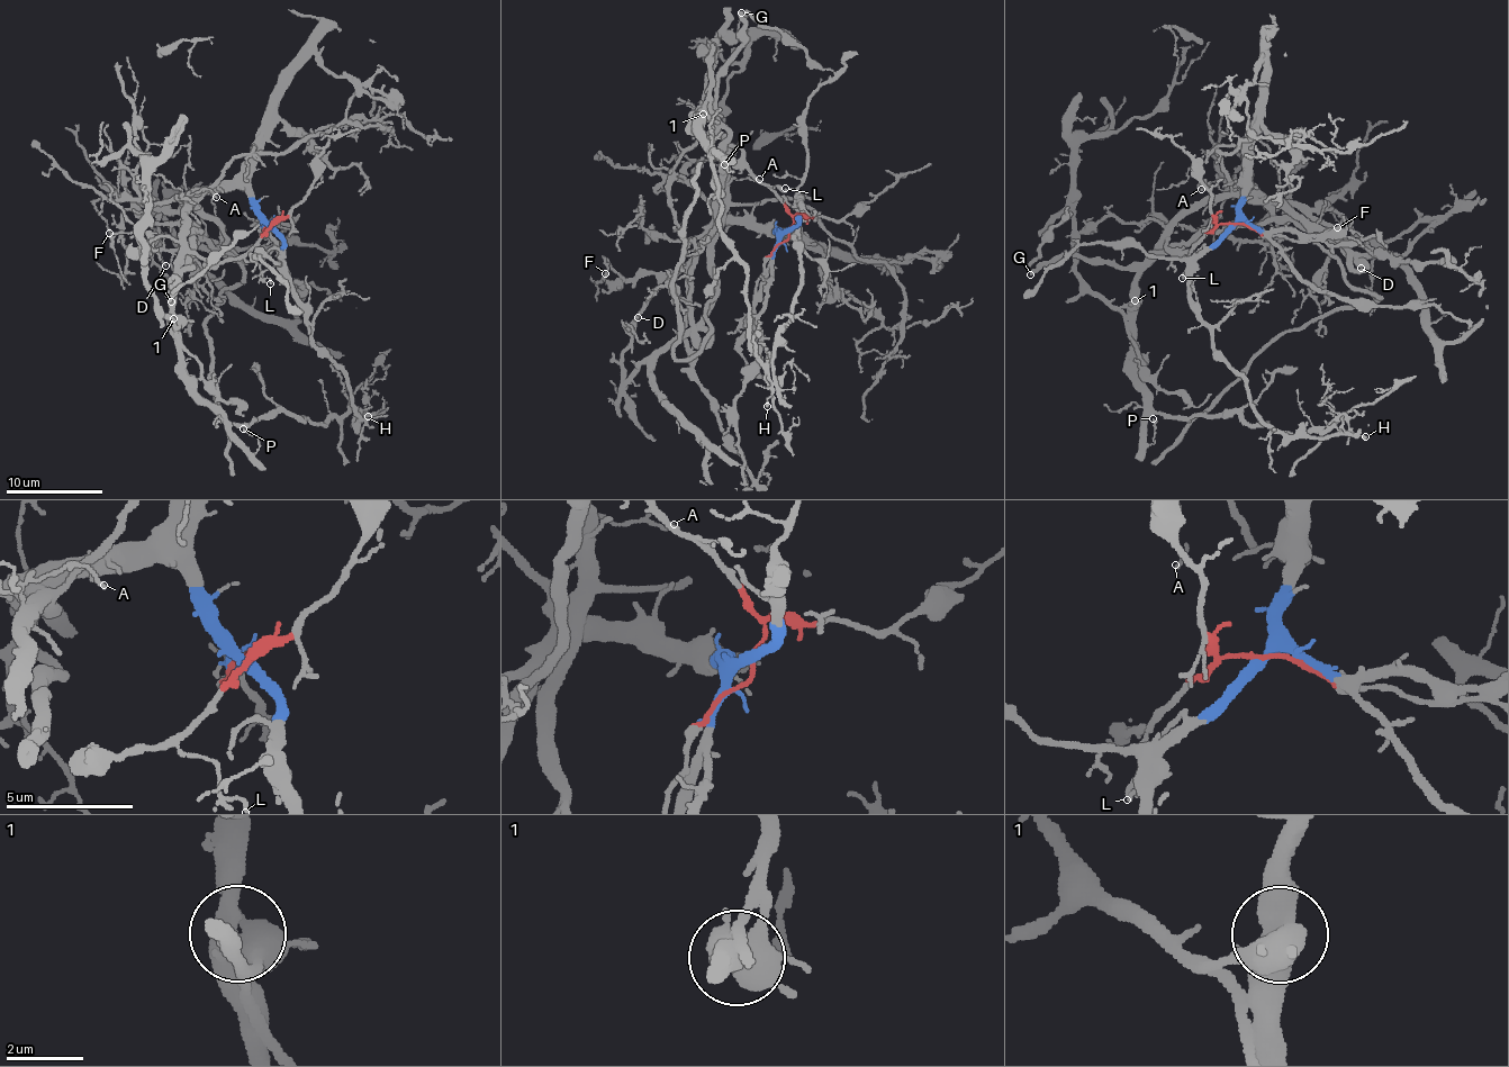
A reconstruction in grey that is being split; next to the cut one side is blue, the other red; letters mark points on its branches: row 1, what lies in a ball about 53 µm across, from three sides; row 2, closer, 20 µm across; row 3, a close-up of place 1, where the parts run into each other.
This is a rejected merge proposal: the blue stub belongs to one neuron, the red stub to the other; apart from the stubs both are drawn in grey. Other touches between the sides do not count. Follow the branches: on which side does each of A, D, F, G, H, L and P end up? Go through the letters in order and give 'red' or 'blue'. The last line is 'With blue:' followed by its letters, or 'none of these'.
A: red
D: blue
F: blue
G: red
H: red
L: red
P: red
With blue: D, F

